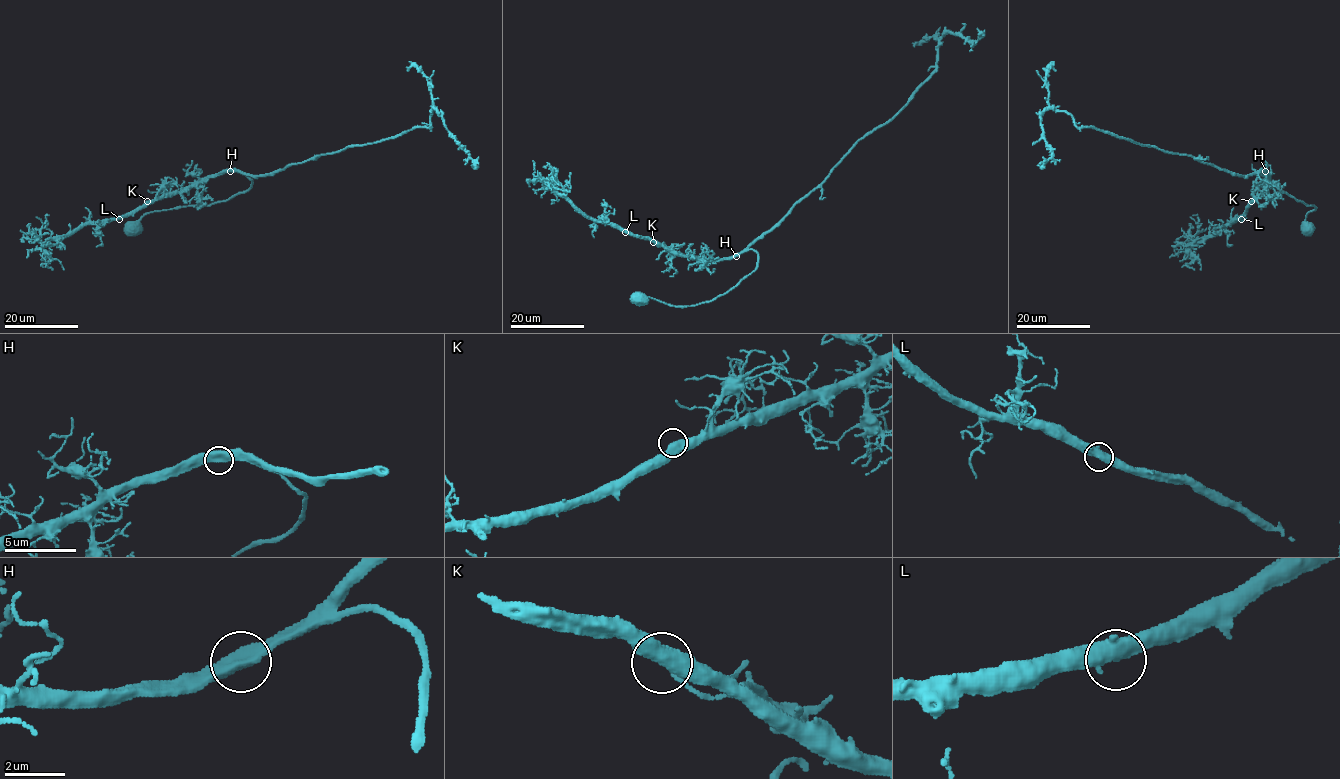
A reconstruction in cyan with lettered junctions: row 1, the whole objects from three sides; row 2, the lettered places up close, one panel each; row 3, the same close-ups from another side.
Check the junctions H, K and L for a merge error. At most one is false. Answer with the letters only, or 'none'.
none

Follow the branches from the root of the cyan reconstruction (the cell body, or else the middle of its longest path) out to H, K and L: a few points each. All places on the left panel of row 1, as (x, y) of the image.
H: (134, 228), (152, 211), (210, 206), (244, 193), (252, 180), (242, 173), (229, 172)
K: (134, 228), (152, 211), (226, 201), (244, 193), (252, 180), (237, 172), (218, 172), (147, 201)
L: (134, 228), (152, 211), (226, 201), (244, 193), (252, 180), (237, 172), (208, 175), (119, 219)

